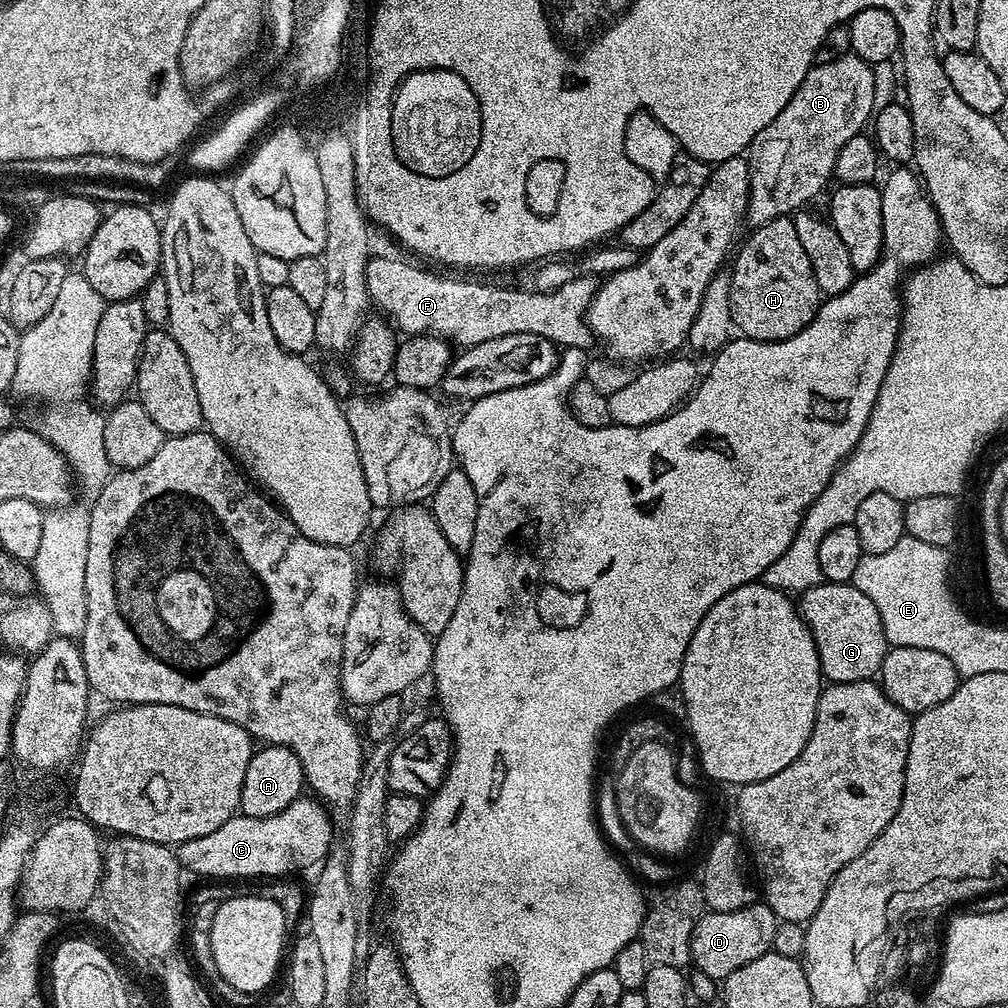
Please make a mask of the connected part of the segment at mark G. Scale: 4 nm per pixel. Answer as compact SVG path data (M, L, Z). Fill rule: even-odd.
M822 582L803 592L798 607L805 624L812 631L825 681L834 684L862 682L872 680L879 673L890 645L874 602L870 602L870 598L866 598L855 584Z

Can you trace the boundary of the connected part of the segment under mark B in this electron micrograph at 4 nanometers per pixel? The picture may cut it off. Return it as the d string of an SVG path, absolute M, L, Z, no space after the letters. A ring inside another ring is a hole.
M852 53L844 55L840 59L821 61L806 74L806 78L803 79L802 85L795 91L793 98L790 102L783 107L782 113L778 114L777 118L774 118L770 122L769 126L763 127L762 130L755 135L751 143L746 149L746 159L748 161L748 173L750 174L751 190L748 192L748 208L745 212L745 221L747 225L752 228L757 228L764 225L768 221L772 221L777 216L791 215L796 211L799 211L808 201L814 196L818 195L822 188L827 184L828 180L834 174L834 162L837 161L838 153L842 150L842 147L846 146L846 142L854 136L861 135L865 131L864 123L866 125L873 119L874 116L874 74L872 73L872 65L866 63L862 58L858 58Z

